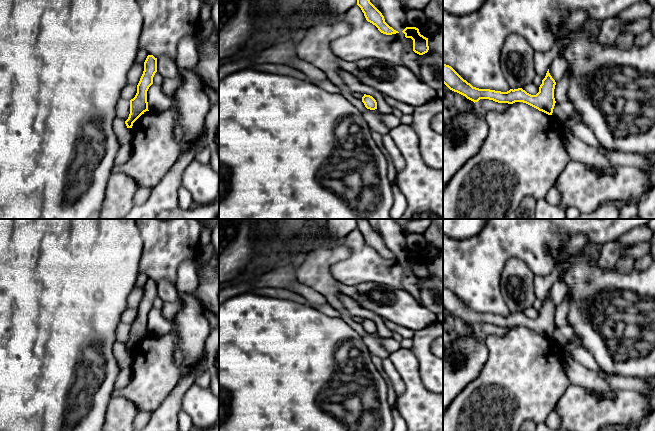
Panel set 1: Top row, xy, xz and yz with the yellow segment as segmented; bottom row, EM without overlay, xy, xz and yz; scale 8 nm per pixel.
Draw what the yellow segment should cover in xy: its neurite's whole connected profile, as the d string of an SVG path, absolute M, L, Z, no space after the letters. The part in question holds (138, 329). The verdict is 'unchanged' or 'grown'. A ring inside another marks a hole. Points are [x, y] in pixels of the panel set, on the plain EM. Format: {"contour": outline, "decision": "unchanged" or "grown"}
{"contour": "M148 279L144 286L144 295L137 309L137 317L130 324L130 338L125 345L127 352L132 352L133 347L148 334L147 315L153 308L153 301L157 296L157 282Z", "decision": "unchanged"}

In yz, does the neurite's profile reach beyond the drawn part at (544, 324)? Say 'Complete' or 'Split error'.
Complete

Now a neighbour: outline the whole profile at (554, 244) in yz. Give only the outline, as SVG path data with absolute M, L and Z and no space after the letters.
M564 235L562 237L553 237L547 241L547 249L549 250L555 265L563 262L563 257L560 255L559 251L568 238L568 236Z

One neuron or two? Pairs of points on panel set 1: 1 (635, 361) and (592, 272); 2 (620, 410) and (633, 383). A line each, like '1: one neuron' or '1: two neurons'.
1: one neuron
2: two neurons

